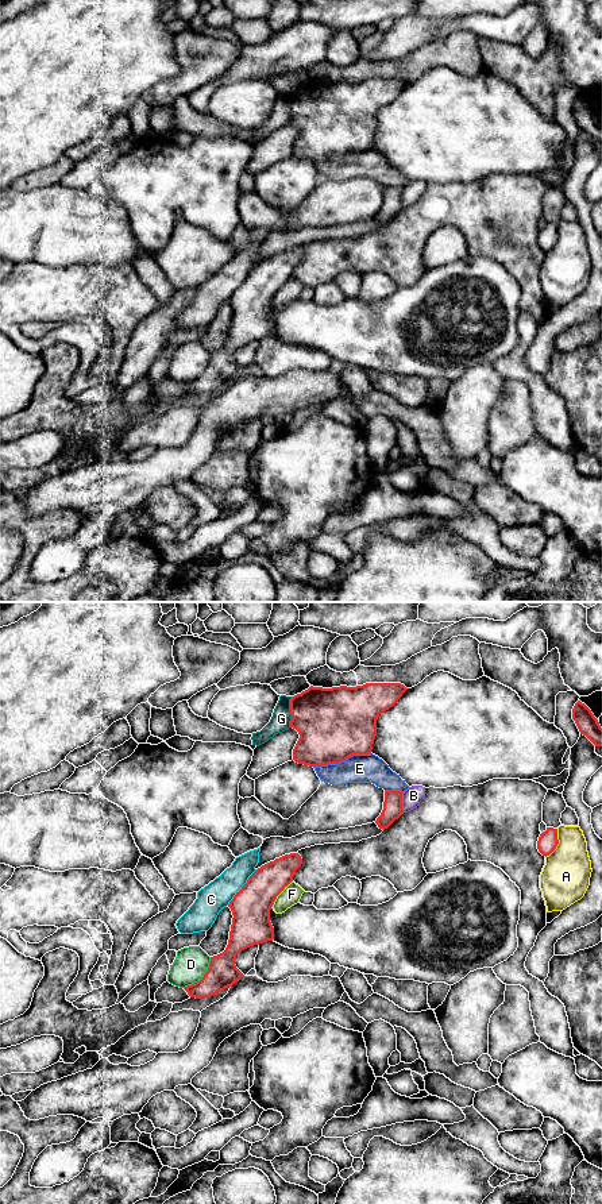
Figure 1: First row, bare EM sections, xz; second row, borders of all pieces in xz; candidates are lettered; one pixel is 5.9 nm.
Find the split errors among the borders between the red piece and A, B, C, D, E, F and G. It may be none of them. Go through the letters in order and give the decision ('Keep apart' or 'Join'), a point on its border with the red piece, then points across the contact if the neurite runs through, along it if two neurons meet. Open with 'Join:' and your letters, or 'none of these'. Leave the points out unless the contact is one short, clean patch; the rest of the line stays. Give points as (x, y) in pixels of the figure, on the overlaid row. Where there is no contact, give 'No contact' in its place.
Join: none of these
A: Keep apart. Touches red at xz (558, 842)
B: Keep apart. Touches red at xz (401, 802)
C: Keep apart. Touches red at xz (242, 887)
D: Keep apart. Touches red at xz (204, 976). Boundary: xz (211, 957), (205, 973), (184, 988)
E: Keep apart. Touches red at xz (342, 760)
F: Keep apart. Touches red at xz (280, 892)
G: Keep apart. Touches red at xz (290, 712)

